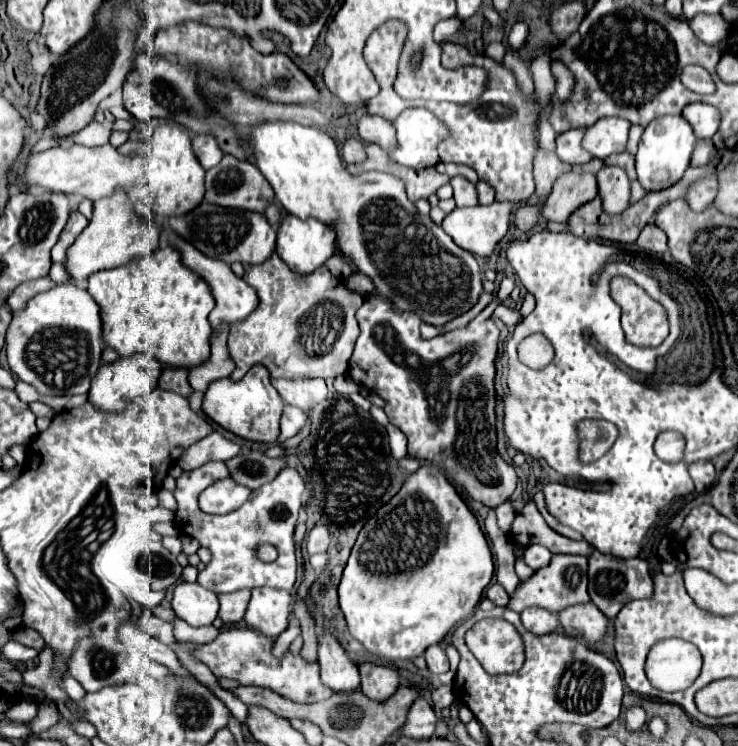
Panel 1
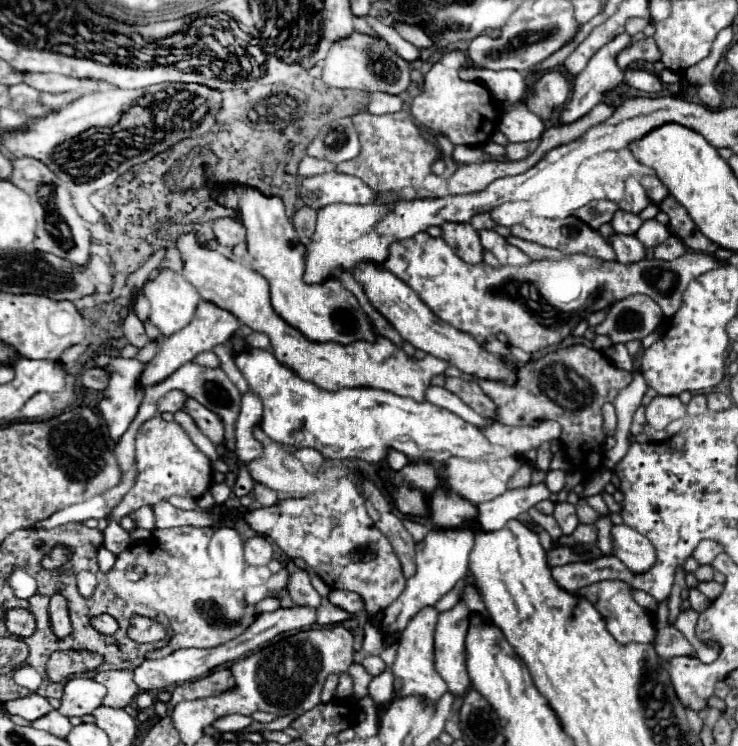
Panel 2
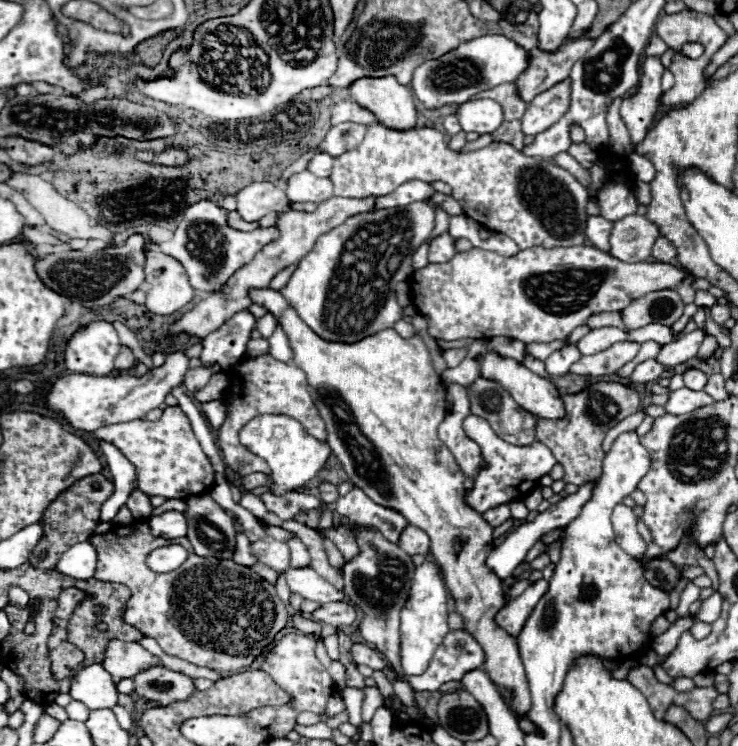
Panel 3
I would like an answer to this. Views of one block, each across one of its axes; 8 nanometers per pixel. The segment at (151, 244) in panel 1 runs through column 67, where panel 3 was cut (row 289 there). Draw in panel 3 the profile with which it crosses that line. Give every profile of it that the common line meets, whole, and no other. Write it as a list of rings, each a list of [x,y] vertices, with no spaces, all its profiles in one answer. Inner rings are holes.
[[[260,288],[250,292],[252,302],[262,304],[268,312],[278,316],[278,322],[284,326],[290,348],[294,354],[294,364],[304,370],[308,380],[308,390],[312,392],[312,400],[316,400],[316,408],[324,416],[328,428],[328,446],[332,454],[340,460],[344,472],[348,474],[354,486],[362,488],[372,500],[378,504],[396,508],[410,526],[418,526],[430,536],[432,556],[442,568],[442,576],[446,588],[454,598],[456,612],[464,618],[464,630],[474,636],[484,650],[484,672],[496,684],[498,692],[510,704],[510,710],[518,716],[526,716],[530,712],[532,700],[528,692],[528,680],[524,676],[524,666],[518,654],[518,644],[514,636],[508,636],[504,628],[496,626],[496,614],[506,606],[506,590],[504,582],[486,566],[488,554],[496,548],[494,544],[494,528],[476,512],[464,506],[464,474],[456,464],[452,452],[438,438],[438,426],[446,416],[446,398],[444,384],[436,374],[430,352],[424,340],[416,334],[412,338],[400,338],[392,328],[388,332],[378,332],[376,336],[368,336],[368,340],[360,340],[356,344],[328,344],[320,340],[288,306],[286,298],[270,288]],[[454,540],[462,540],[462,550],[454,550]]]

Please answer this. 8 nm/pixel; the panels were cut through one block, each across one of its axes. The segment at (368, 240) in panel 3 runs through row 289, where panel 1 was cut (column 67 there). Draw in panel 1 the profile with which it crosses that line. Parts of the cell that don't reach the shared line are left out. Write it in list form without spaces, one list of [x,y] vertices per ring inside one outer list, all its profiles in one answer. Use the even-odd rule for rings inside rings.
[[[70,282],[40,292],[26,304],[26,310],[12,318],[6,352],[10,370],[22,382],[32,384],[38,394],[86,394],[102,364],[102,310],[84,288]]]

